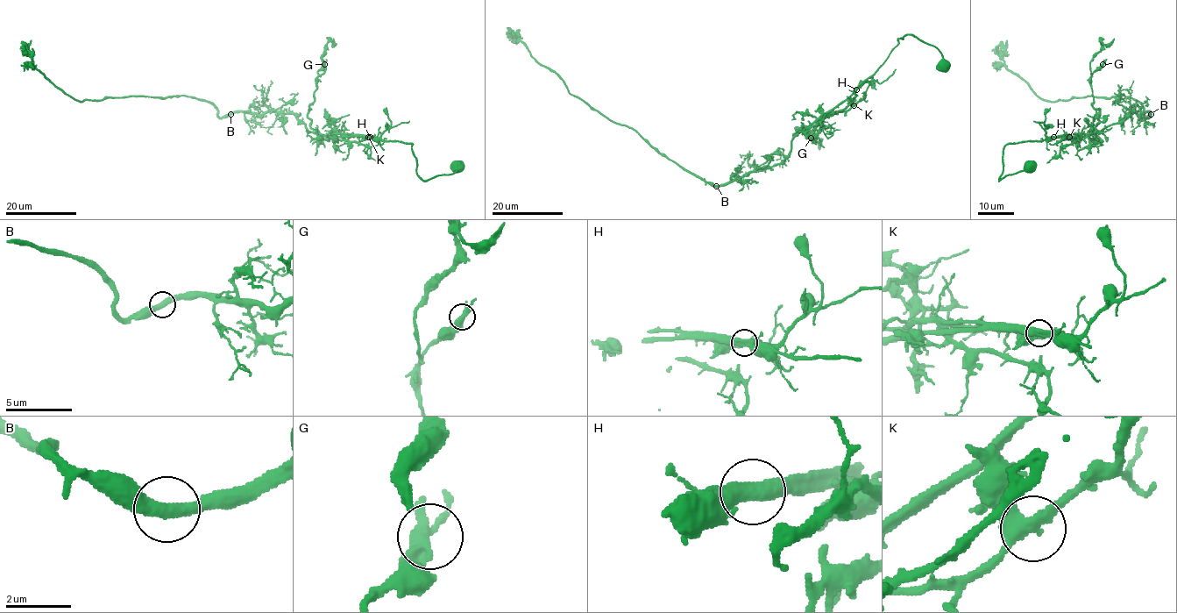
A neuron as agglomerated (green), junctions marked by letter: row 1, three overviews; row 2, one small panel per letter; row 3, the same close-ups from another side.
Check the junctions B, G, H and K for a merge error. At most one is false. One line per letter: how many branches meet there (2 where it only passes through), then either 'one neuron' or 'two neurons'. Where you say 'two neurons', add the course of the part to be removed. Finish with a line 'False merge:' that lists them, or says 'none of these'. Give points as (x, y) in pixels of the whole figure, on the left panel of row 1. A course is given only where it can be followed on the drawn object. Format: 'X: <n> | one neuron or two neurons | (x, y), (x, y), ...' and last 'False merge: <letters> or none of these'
B: 2 | one neuron
G: 2 | one neuron
H: 2 | two neurons | (370, 137), (313, 133), (293, 114), (220, 117), (212, 103), (184, 96), (76, 100), (34, 66), (21, 41)
K: 3 | one neuron
False merge: H

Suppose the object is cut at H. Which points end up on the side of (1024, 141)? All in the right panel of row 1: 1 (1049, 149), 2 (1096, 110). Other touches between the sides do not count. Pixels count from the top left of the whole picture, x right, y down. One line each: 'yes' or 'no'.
1: no
2: yes

